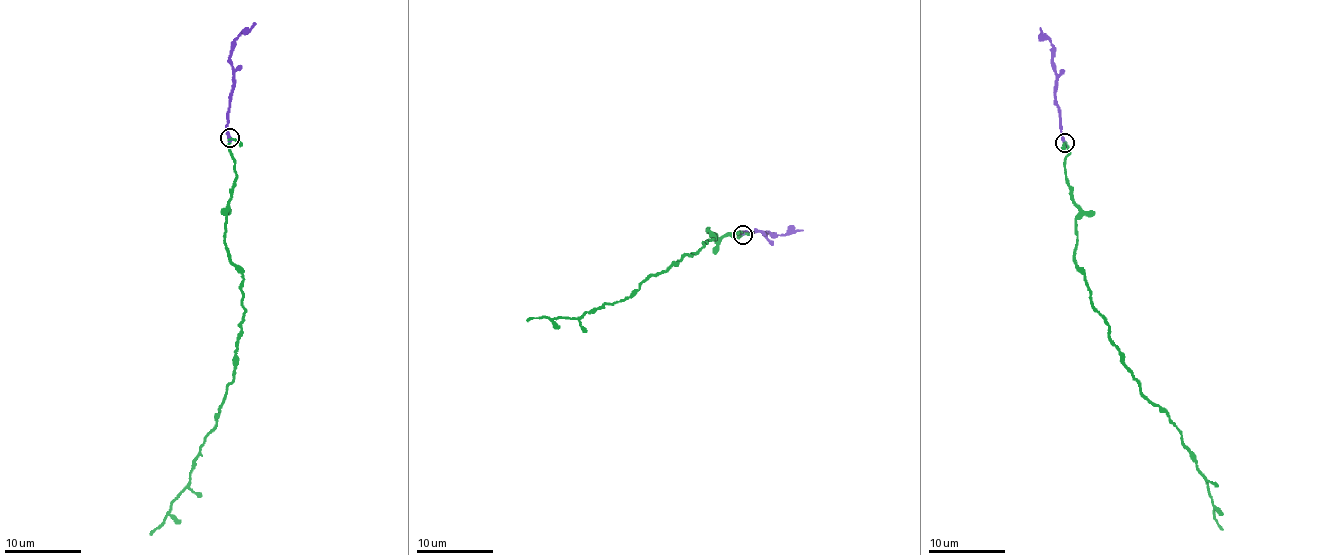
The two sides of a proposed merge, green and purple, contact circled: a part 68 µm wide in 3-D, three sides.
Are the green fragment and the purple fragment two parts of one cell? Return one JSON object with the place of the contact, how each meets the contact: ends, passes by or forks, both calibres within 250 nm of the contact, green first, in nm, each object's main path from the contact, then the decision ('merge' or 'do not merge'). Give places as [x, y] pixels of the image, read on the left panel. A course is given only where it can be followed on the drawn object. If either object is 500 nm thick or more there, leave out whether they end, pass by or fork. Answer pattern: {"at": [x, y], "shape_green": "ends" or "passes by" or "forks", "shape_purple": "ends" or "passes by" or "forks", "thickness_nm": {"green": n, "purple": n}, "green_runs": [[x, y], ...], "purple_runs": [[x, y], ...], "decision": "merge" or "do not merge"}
{"at": [230, 138], "shape_green": "passes by", "shape_purple": "ends", "thickness_nm": {"green": 220, "purple": 280}, "green_runs": [[229, 137], [235, 179], [224, 245], [242, 275], [235, 369], [190, 479], [149, 534]], "purple_runs": [[229, 137], [226, 129], [232, 45], [256, 24]], "decision": "merge"}

